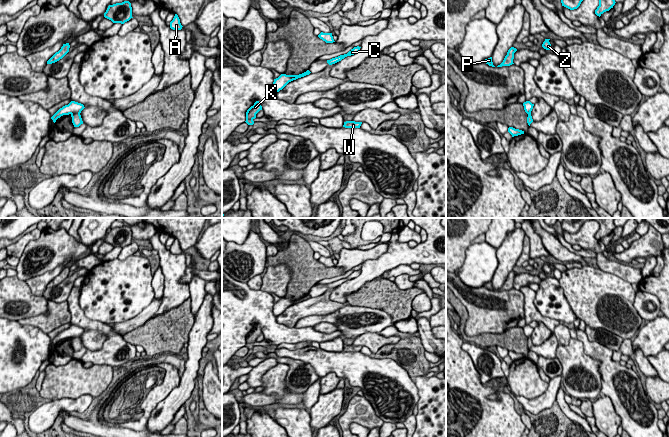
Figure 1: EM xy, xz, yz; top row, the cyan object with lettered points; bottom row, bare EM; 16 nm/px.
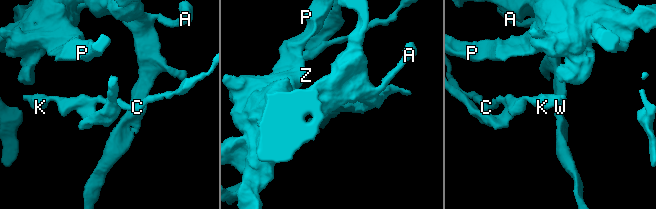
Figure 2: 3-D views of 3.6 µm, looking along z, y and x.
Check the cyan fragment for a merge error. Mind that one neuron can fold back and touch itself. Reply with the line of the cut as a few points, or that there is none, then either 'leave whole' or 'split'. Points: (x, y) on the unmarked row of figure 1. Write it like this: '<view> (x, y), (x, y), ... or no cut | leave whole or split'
xy (79, 337), (71, 338) | split

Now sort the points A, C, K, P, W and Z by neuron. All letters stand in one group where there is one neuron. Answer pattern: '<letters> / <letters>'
A P W Z / C K

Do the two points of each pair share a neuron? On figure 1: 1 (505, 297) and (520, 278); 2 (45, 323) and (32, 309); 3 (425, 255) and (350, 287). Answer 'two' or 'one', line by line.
1: two
2: two
3: one

